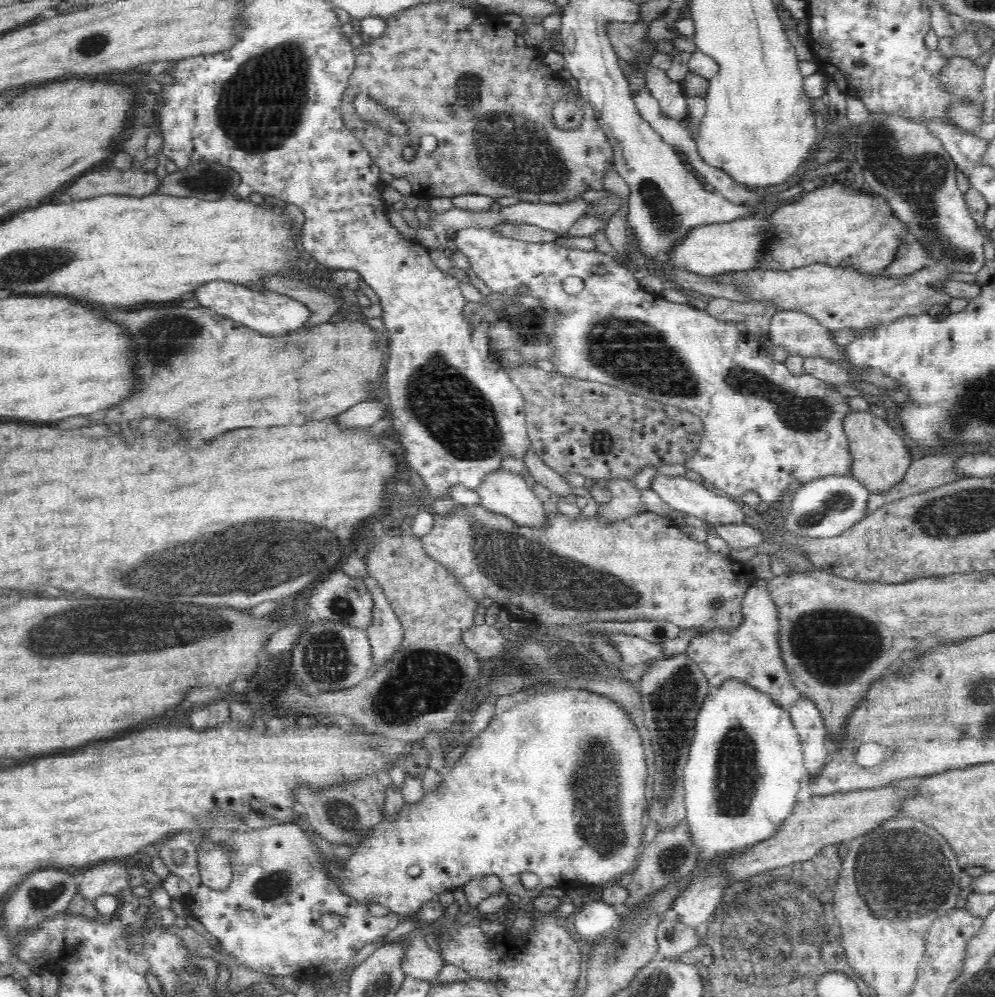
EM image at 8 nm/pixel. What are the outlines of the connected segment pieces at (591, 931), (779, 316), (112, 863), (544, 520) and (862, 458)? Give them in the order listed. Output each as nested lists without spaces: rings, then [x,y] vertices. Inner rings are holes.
[[[590,901],[576,914],[574,926],[583,941],[593,941],[618,921],[621,908],[608,902]]]
[[[799,312],[776,313],[770,323],[769,340],[783,346],[789,354],[804,358],[838,358],[842,352],[815,320]]]
[[[122,858],[105,859],[81,870],[80,894],[94,900],[104,893],[116,894],[129,885],[132,880],[130,862]]]
[[[501,469],[496,474],[486,477],[482,486],[478,488],[478,492],[480,492],[481,507],[484,510],[506,517],[516,526],[536,530],[546,530],[550,526],[550,515],[546,513],[541,502],[536,498],[533,489],[530,489],[522,476],[518,476],[518,474],[512,474]]]
[[[855,412],[847,418],[844,425],[850,453],[854,457],[852,475],[871,493],[890,494],[905,481],[906,472],[913,464],[912,454],[906,440],[892,428],[888,421],[868,412]]]

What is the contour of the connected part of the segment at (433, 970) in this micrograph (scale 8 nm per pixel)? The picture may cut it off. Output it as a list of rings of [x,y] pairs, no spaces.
[[[422,935],[416,937],[414,948],[406,954],[402,969],[407,975],[414,976],[419,979],[435,981],[440,972],[444,970],[444,959],[436,950],[428,947]]]

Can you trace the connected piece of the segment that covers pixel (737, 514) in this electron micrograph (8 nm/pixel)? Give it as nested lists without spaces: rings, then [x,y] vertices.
[[[658,473],[652,482],[651,488],[659,494],[672,510],[696,516],[696,518],[706,521],[711,526],[745,524],[746,515],[742,508],[728,494],[720,493],[706,484],[686,479],[685,476],[670,478]]]

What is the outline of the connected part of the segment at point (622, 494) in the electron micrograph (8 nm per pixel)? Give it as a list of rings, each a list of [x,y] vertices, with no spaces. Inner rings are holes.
[[[608,482],[605,488],[612,493],[612,500],[598,507],[595,520],[601,526],[616,526],[636,514],[649,512],[648,504],[642,498],[642,489],[634,482]]]

